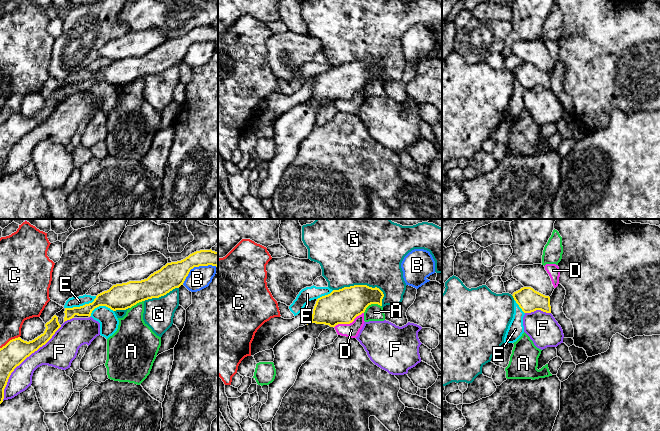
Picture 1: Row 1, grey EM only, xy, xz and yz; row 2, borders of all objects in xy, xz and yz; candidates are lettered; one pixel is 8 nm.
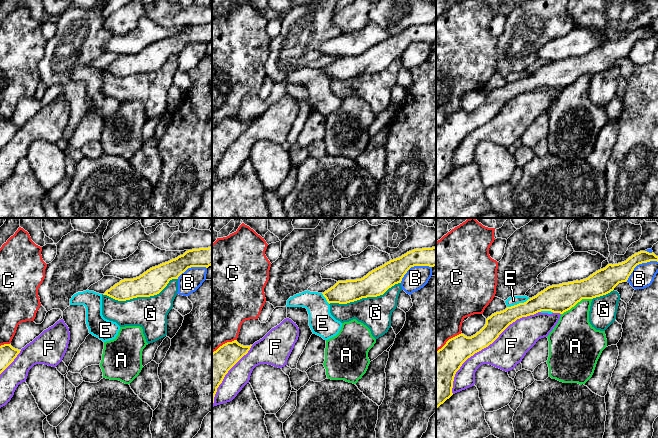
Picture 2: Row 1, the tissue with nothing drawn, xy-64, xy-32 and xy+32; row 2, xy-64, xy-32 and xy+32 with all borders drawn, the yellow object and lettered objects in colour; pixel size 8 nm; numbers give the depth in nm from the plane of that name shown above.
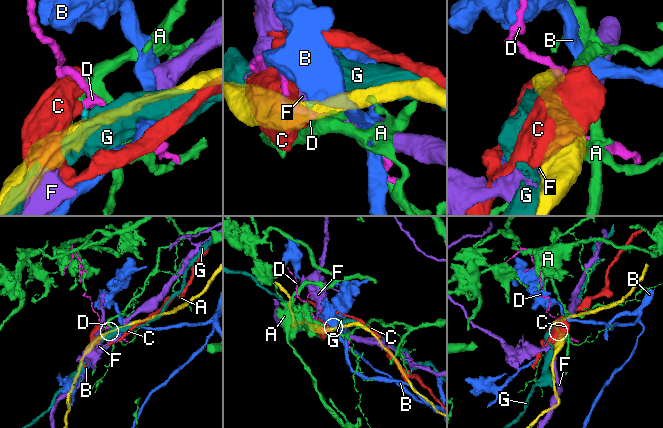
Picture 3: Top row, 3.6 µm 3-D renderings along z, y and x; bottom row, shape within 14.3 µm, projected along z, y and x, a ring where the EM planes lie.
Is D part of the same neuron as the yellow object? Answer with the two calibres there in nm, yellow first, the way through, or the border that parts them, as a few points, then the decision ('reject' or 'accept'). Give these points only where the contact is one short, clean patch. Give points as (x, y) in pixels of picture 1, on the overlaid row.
280 nm thick on the yellow side, 120 nm on the other; border along xz (363, 312), (351, 322), (338, 323), (334, 327); reject

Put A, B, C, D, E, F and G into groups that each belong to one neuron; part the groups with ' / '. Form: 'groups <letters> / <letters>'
groups A / B / C / D E / F / G

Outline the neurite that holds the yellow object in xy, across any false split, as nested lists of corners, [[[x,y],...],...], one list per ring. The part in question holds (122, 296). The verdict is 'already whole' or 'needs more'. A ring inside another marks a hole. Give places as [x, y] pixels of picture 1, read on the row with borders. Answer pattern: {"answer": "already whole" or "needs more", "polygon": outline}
{"answer": "already whole", "polygon": [[[211,249],[196,251],[181,261],[167,263],[147,279],[113,285],[98,294],[92,303],[65,308],[64,322],[75,315],[90,317],[99,306],[106,306],[113,311],[126,310],[139,302],[159,298],[183,285],[191,269],[208,265],[218,266],[218,252]]]}

